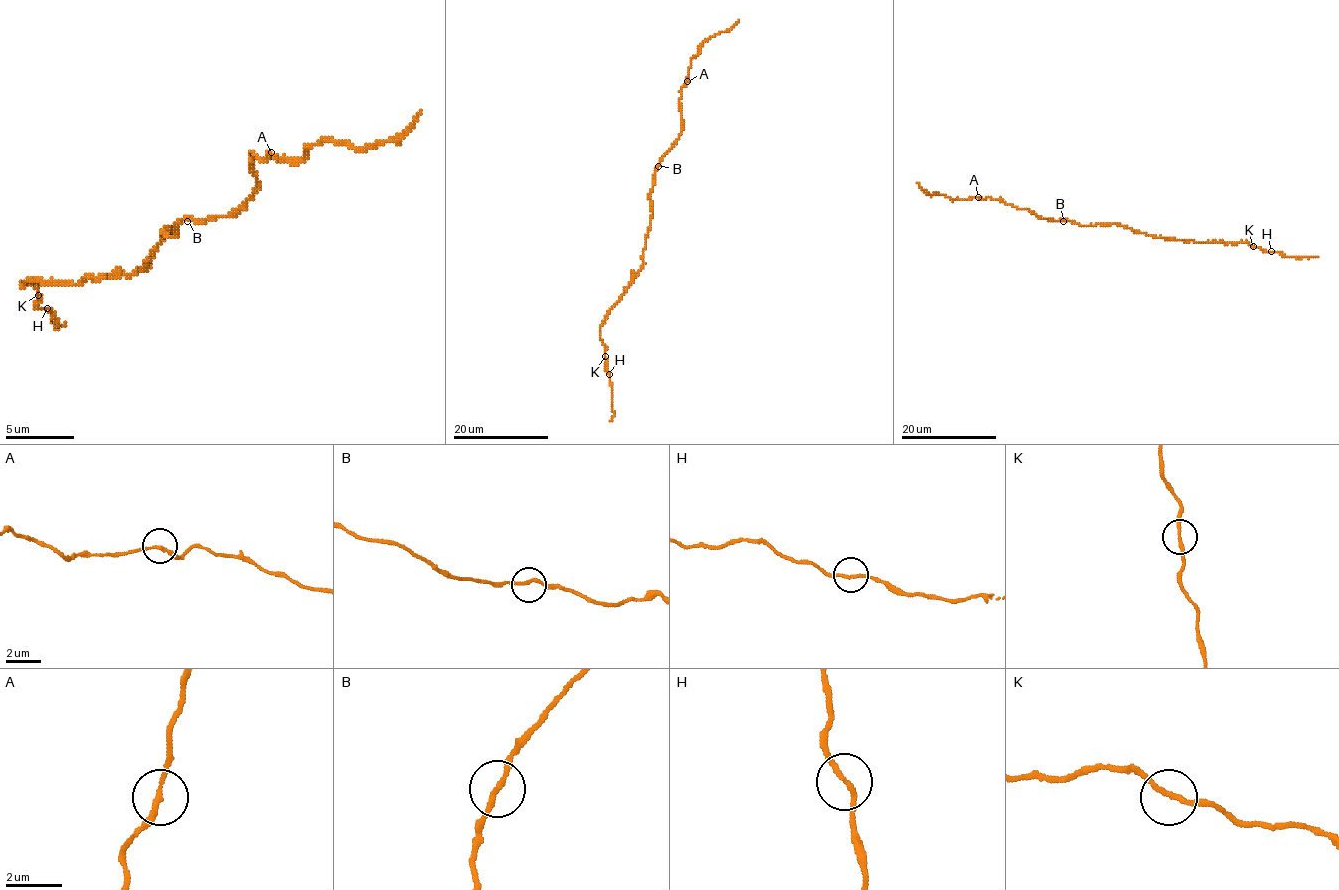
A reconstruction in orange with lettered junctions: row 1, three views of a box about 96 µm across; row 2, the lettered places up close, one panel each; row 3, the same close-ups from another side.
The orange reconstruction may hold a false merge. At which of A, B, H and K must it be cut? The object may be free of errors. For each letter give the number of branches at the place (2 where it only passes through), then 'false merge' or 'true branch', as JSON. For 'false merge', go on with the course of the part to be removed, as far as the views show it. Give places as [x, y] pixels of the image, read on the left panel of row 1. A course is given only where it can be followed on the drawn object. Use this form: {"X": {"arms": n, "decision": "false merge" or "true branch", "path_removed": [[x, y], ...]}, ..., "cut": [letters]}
{"A": {"arms": 2, "decision": "true branch"}, "B": {"arms": 2, "decision": "true branch"}, "H": {"arms": 2, "decision": "true branch"}, "K": {"arms": 2, "decision": "true branch"}, "cut": []}

